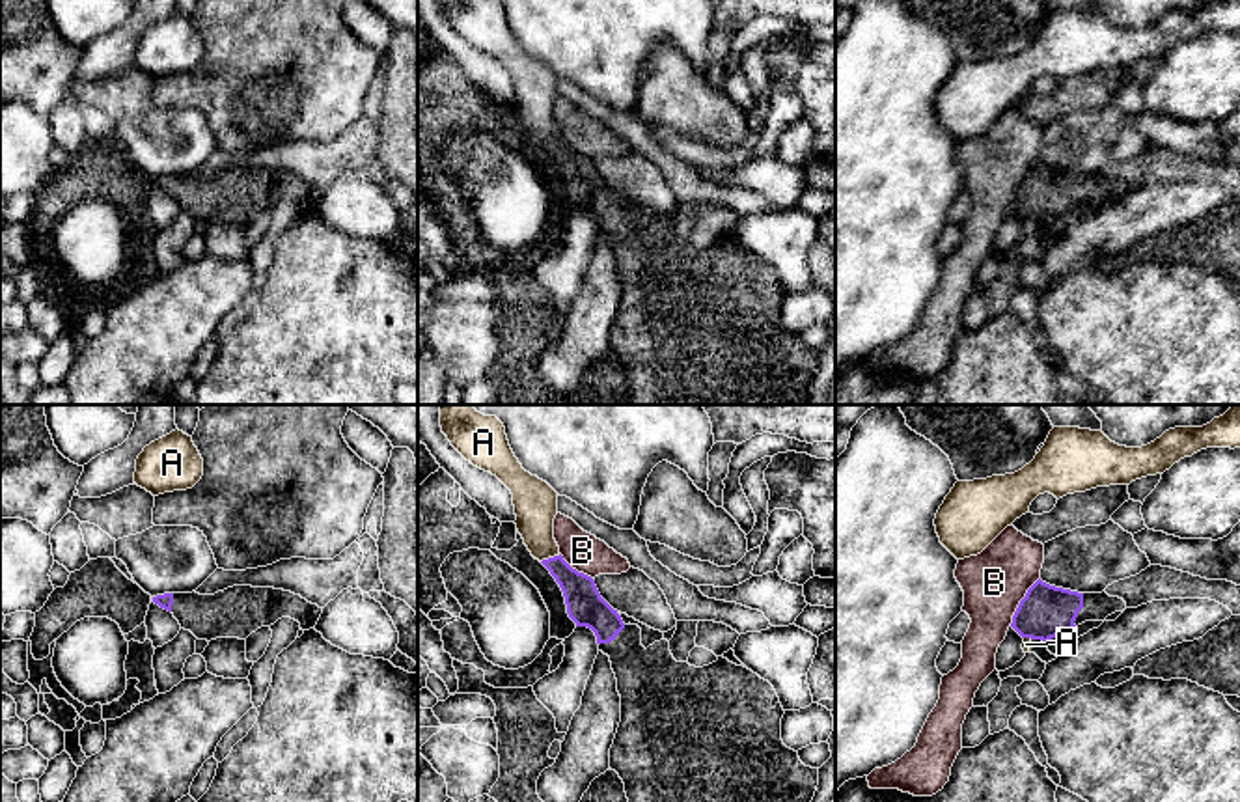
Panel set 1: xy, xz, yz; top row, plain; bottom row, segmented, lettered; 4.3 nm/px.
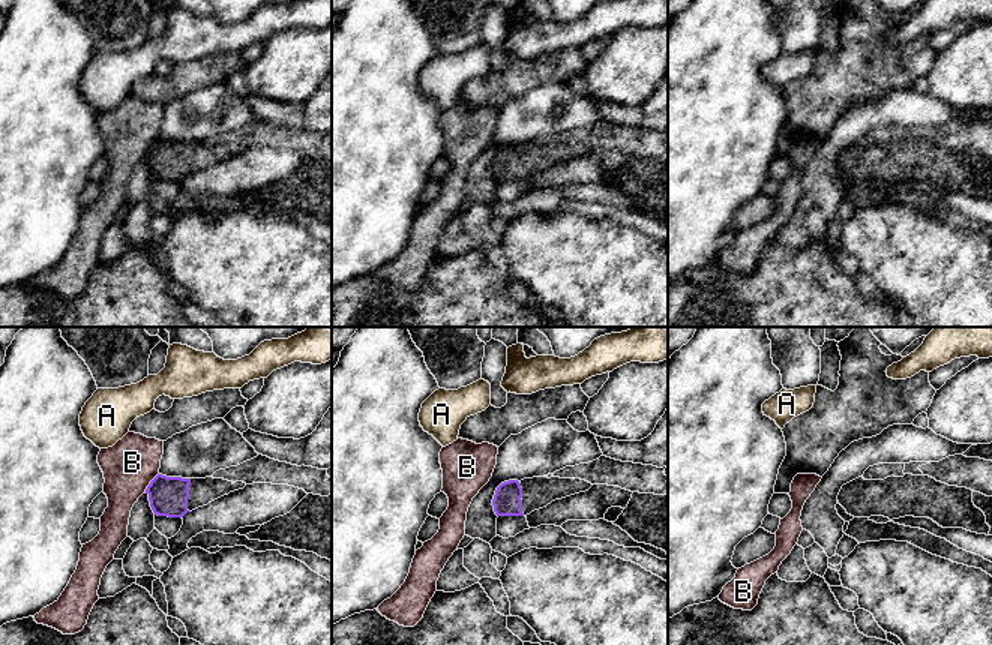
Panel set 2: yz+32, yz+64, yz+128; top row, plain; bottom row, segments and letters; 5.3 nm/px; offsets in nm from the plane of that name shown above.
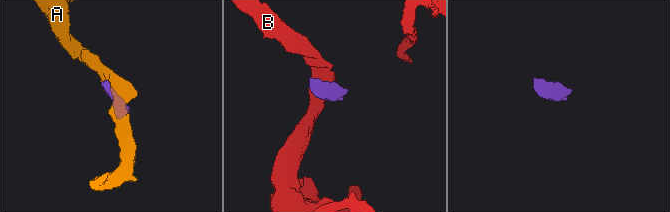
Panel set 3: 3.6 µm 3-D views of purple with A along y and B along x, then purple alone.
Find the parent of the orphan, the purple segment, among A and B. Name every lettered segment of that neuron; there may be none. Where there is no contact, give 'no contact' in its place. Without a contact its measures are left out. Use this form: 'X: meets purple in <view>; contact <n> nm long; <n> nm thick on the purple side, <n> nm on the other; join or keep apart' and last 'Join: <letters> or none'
A: meets purple in xz; contact 90 nm long; 160 nm thick on the purple side, 190 nm on the other; keep apart
B: meets purple in yz; contact 260 nm long; 220 nm thick on the purple side, 280 nm on the other; keep apart
Join: none

